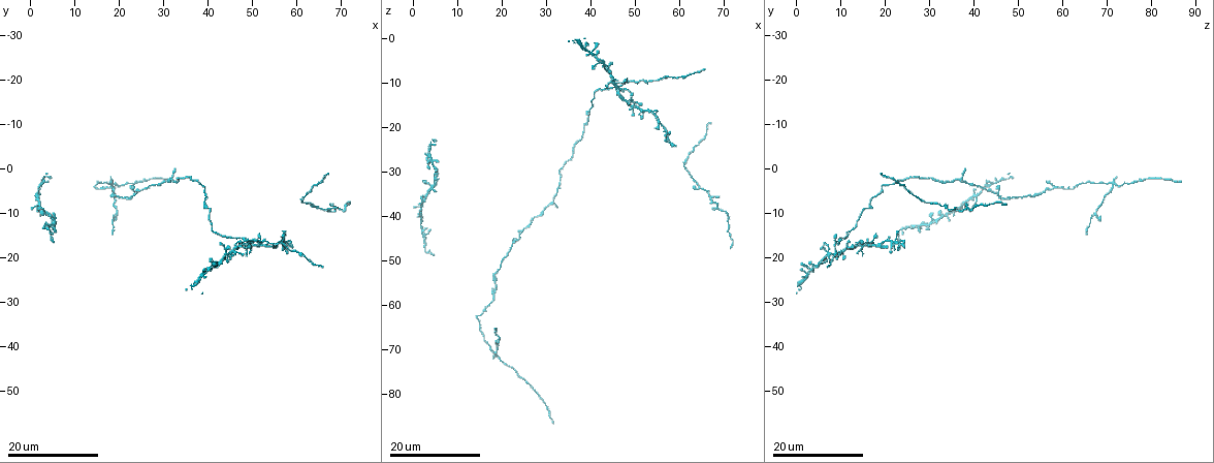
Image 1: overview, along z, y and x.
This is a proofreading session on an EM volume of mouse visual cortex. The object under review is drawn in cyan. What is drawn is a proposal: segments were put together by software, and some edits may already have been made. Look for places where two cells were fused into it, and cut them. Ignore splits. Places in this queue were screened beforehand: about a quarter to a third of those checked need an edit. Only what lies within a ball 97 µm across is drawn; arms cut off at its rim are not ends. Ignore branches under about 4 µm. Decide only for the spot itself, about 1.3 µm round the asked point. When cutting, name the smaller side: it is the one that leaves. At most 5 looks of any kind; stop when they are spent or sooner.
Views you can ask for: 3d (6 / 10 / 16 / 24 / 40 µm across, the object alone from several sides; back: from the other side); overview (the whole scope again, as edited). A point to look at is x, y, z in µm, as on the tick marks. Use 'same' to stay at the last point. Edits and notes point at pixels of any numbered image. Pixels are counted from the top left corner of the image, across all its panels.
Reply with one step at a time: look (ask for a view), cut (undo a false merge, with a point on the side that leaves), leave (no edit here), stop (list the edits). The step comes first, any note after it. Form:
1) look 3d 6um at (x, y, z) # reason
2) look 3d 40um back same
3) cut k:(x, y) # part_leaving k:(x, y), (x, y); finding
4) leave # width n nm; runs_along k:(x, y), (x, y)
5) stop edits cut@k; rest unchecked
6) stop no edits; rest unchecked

look 3d 24um at (18.0, 6.0, 53.0)

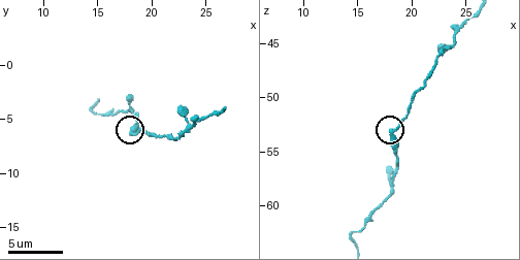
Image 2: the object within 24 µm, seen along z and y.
look 3d 6um at (18.0, 6.2, 53.2) # zoom in

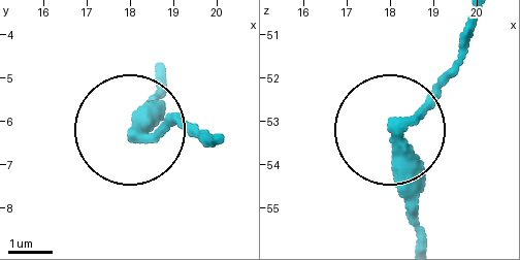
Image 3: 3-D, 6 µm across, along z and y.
leave # width 270 nm; runs_along 3:(473, 21), (458, 65), (392, 142), (414, 228); one cell here

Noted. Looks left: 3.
look 3d 24um at (31.5, 2.5, 36.0)

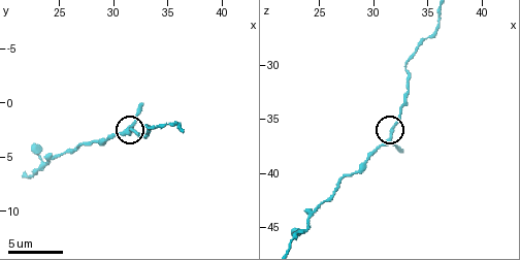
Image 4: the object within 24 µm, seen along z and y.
look 3d 6um at (31.8, 2.4, 36.2) # closer look

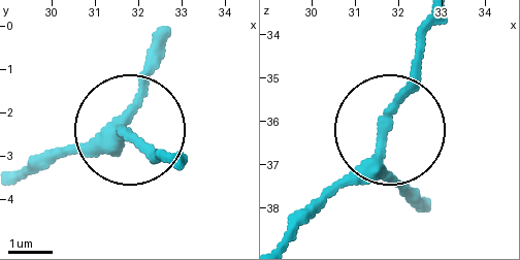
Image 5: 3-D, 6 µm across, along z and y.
leave # width 220 nm; runs_along 5:(433, 25), (385, 136), (296, 232); one cell here

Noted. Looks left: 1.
stop no edits; rest unchecked

